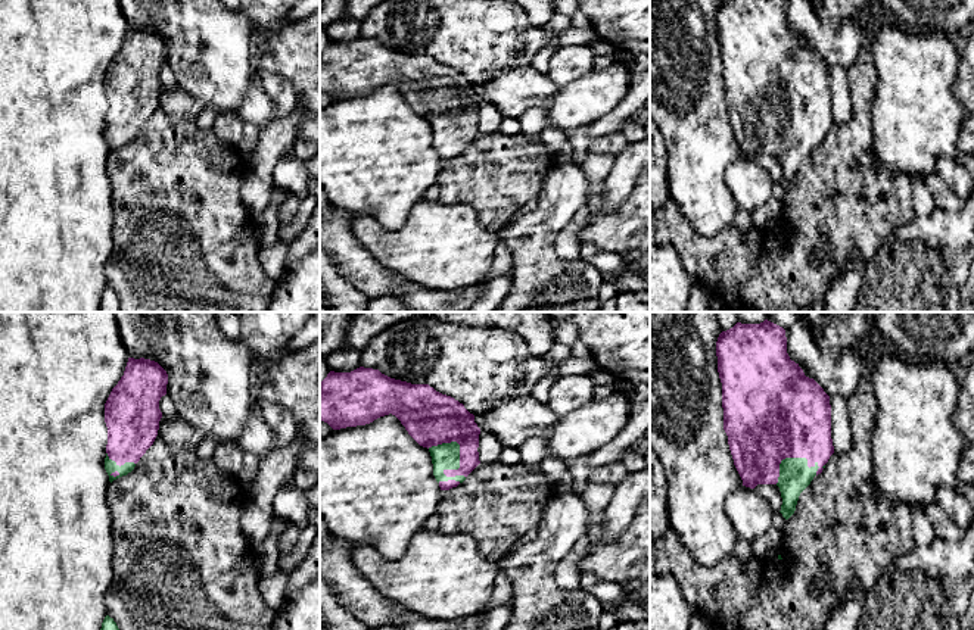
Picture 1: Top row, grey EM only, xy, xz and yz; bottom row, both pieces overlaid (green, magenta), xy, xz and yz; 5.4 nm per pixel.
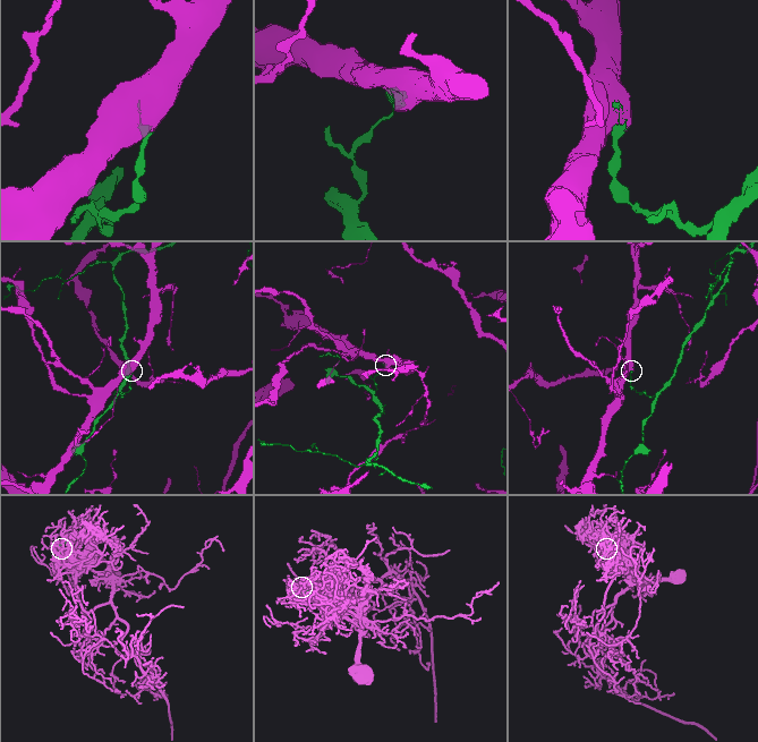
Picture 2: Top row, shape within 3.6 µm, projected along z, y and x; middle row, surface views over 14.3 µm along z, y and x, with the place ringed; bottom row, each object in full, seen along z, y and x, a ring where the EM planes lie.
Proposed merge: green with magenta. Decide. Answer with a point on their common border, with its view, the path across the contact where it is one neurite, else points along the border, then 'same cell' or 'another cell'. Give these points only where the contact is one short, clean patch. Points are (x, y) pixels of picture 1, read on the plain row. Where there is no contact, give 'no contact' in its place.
meets green in xz at (459, 130); same cell

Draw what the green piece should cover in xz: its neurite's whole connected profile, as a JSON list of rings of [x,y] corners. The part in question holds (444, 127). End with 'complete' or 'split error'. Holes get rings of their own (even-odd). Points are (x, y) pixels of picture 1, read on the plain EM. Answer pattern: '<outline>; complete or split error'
[[[364,37],[351,43],[330,41],[320,53],[320,90],[333,100],[365,96],[389,84],[401,91],[420,116],[429,119],[433,146],[441,160],[457,158],[480,134],[480,99],[474,93],[474,85],[463,74],[429,54],[411,54]]]; split error

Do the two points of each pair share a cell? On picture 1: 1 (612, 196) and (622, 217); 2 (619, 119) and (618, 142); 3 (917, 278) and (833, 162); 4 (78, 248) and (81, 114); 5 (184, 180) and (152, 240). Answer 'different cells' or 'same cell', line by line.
1: different cells
2: different cells
3: different cells
4: same cell
5: same cell

